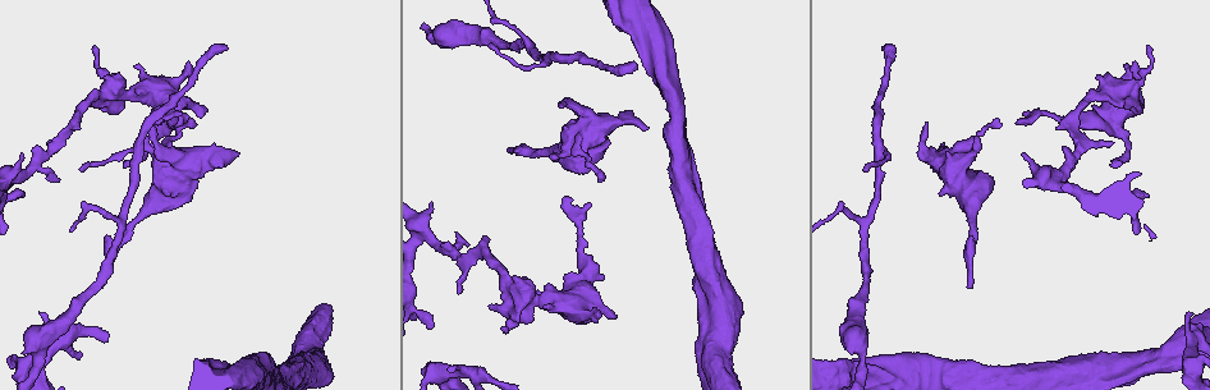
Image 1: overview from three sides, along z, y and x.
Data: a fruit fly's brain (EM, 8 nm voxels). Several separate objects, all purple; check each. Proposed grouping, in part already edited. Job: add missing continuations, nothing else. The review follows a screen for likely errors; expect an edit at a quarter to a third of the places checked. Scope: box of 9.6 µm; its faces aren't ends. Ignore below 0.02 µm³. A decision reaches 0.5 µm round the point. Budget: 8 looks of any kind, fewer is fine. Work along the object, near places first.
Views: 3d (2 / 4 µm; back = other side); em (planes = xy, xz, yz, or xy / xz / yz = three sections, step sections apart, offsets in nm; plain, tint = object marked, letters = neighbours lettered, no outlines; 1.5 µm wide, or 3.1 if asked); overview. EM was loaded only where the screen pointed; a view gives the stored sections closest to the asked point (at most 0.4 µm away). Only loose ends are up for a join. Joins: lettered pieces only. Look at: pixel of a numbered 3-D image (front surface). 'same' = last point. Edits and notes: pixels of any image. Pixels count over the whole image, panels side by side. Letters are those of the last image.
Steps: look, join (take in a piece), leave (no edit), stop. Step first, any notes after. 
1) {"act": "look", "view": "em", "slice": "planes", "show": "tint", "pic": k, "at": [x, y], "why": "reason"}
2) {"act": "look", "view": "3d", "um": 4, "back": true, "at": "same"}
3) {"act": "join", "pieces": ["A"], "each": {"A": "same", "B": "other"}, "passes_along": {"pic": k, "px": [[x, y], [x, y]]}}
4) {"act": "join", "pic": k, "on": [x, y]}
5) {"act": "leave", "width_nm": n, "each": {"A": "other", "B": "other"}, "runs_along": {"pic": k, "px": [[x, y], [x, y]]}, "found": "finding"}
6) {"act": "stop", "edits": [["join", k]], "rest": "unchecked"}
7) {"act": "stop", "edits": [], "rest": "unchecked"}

{"act": "look", "view": "em", "slice": "planes", "show": "plain", "pic": 1, "at": [490, 305], "why": "free end"}

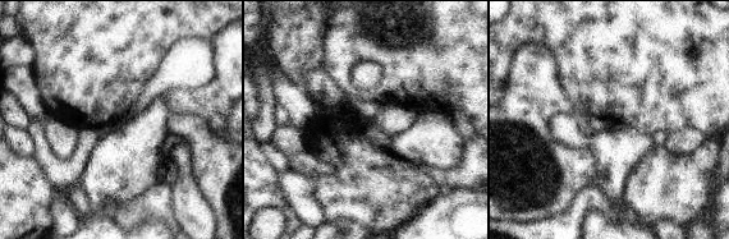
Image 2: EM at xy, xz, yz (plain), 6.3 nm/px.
{"act": "look", "view": "em", "slice": "planes", "show": "letters", "at": "same", "why": "see the neighbours"}

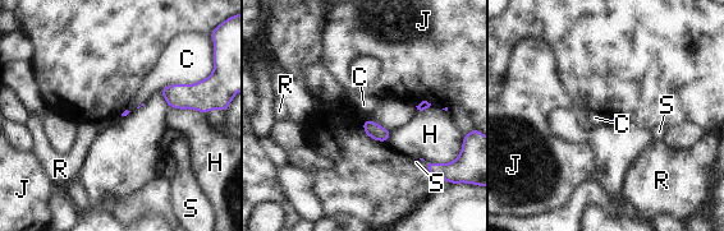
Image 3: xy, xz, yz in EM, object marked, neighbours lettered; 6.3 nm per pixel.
{"act": "leave", "each": {"C": "other", "H": "other", "J": "other", "R": "other", "S": "other"}, "border": {"pic": 3, "px": [[200, 79], [166, 84], [159, 91]]}, "found": "none of them fits"}

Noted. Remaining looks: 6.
{"act": "look", "view": "3d", "um": 4, "back": true, "pic": 1, "at": [21, 192], "why": "stops while still wide"}

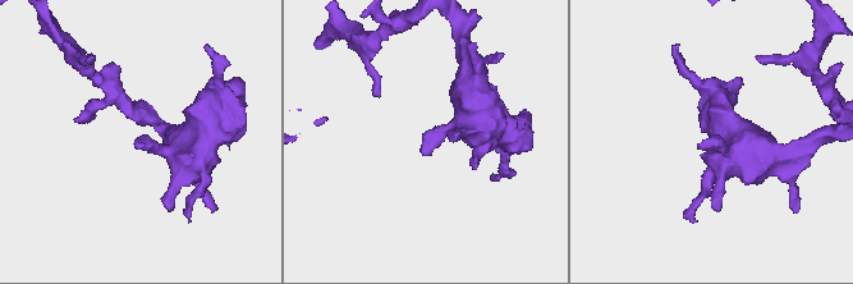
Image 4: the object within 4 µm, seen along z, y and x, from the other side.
{"act": "look", "view": "em", "slice": "xy", "step": 8, "show": "tint", "pic": 4, "at": [135, 141], "why": "shape alone is not enough"}

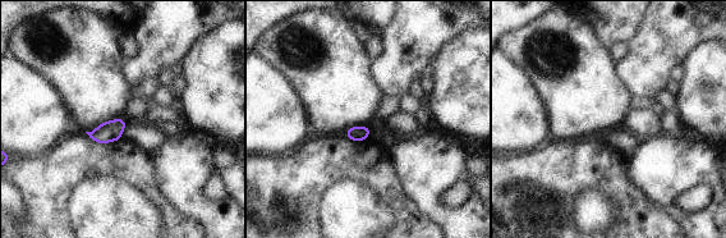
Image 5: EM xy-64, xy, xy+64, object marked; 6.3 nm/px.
{"act": "look", "view": "em", "slice": "xz", "step": 8, "show": "letters", "at": "same", "why": "cut it another way"}

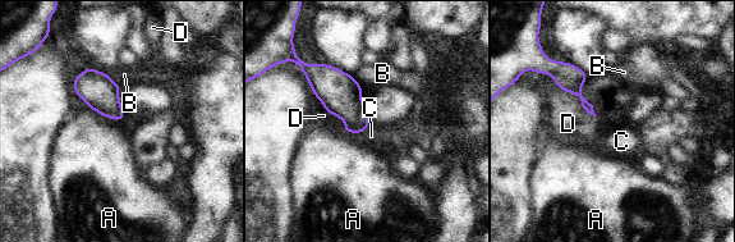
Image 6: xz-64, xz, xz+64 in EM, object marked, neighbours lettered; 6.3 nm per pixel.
{"act": "leave", "width_nm": 200, "longest_contact_nm": ["D", 320], "each": {"A": "other", "B": "other", "C": "other", "D": "other"}, "found": "none of them fits"}

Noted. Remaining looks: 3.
{"act": "look", "view": "3d", "um": 2, "pic": 1, "at": [449, 370], "why": "free end"}

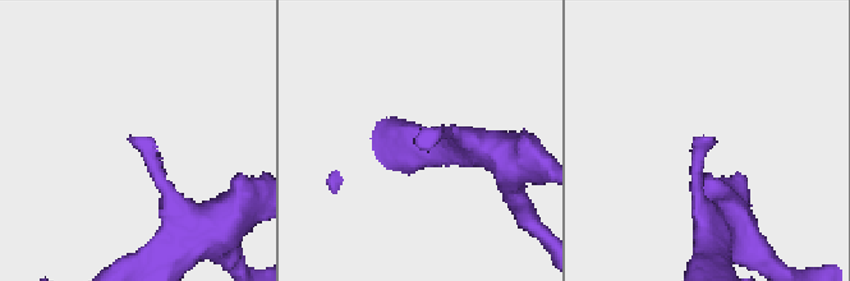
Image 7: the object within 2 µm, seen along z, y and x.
{"act": "look", "view": "em", "slice": "xz", "step": 8, "show": "tint", "pic": 7, "at": [709, 137]}

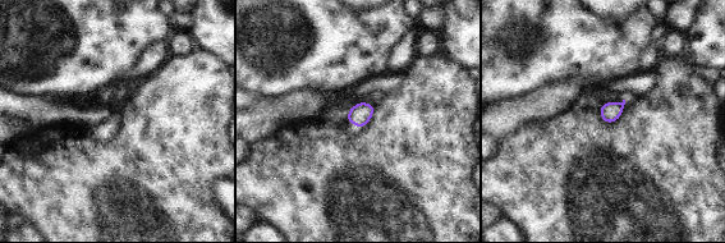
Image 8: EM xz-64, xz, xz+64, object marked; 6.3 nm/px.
{"act": "look", "view": "em", "slice": "planes", "show": "letters", "at": "same"}

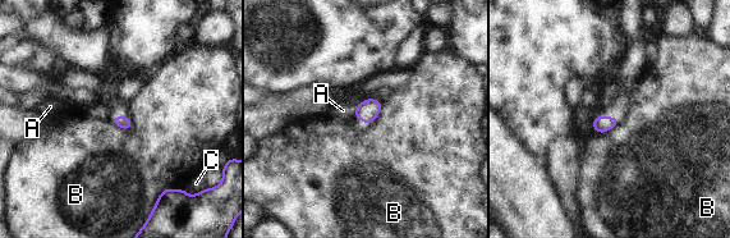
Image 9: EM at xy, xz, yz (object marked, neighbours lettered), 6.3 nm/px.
{"act": "leave", "each": {"A": "other", "B": "other", "C": "other"}, "border": {"pic": 9, "px": [[109, 119], [125, 129], [132, 127]]}, "found": "no lettered piece goes on from it"}

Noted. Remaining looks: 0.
{"act": "stop", "edits": [], "rest": "unchecked"}

